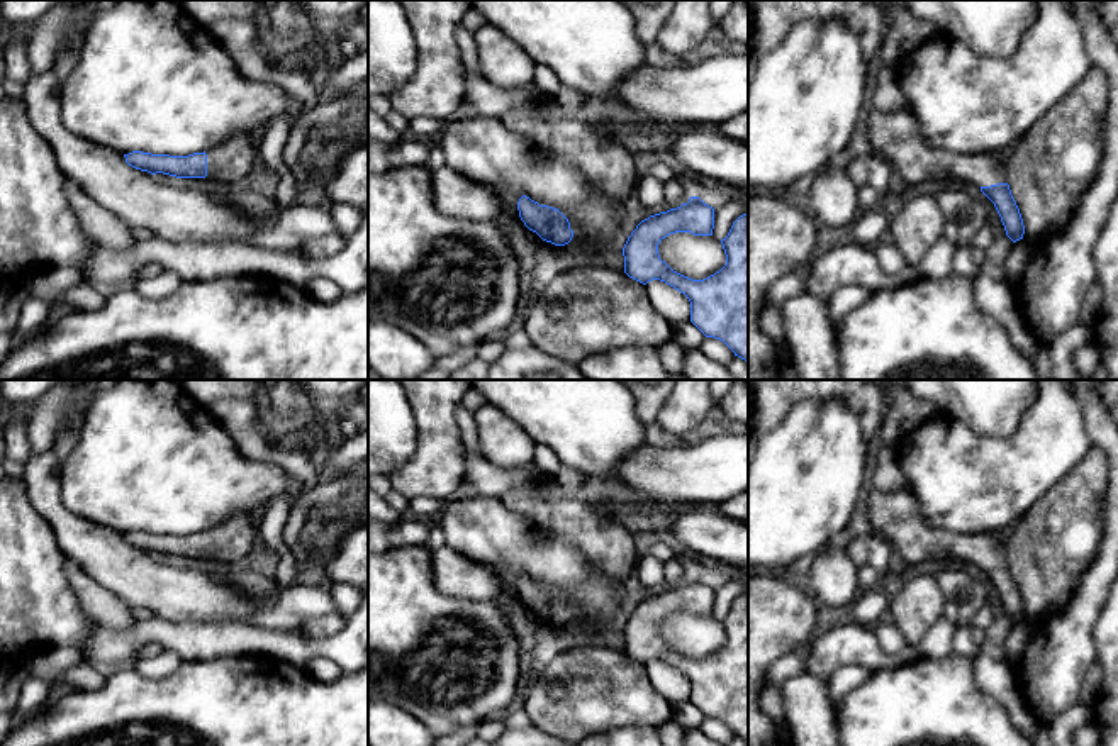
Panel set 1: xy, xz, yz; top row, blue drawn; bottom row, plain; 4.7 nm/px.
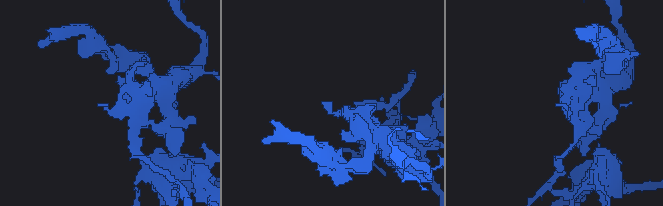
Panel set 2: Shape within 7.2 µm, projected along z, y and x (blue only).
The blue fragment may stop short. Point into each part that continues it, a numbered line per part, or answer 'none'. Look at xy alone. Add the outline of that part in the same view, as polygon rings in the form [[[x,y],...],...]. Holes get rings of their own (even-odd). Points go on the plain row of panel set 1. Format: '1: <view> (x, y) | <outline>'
1: xy (233, 540) | [[[232,514],[222,524],[205,531],[207,560],[234,563],[246,558],[256,537],[256,526],[249,514]]]

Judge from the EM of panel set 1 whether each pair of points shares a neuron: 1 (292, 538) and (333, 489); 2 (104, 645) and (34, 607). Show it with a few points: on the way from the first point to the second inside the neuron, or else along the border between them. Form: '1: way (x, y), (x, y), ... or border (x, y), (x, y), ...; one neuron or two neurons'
1: way (296, 524), (297, 517), (319, 495); one neuron
2: border (94, 623), (87, 640), (78, 648); two neurons

